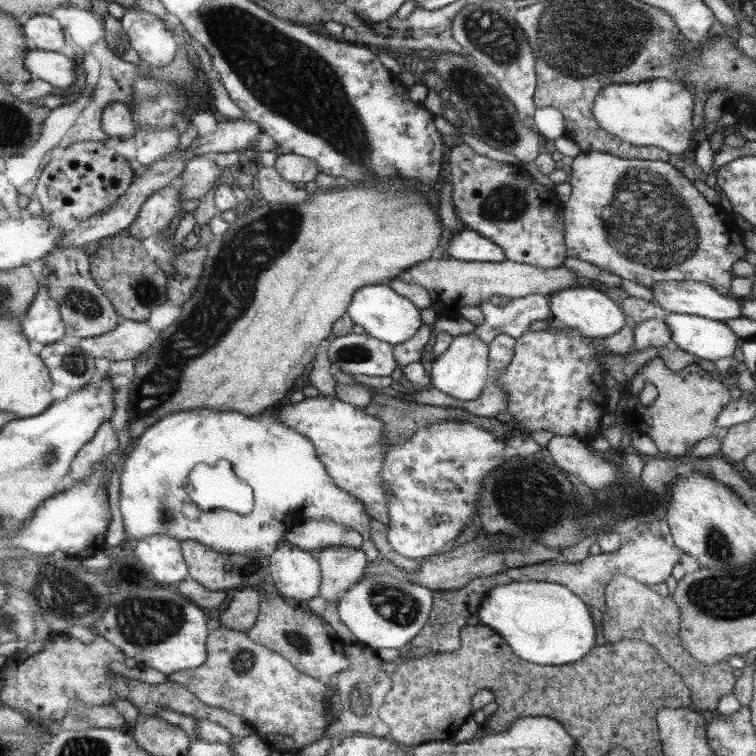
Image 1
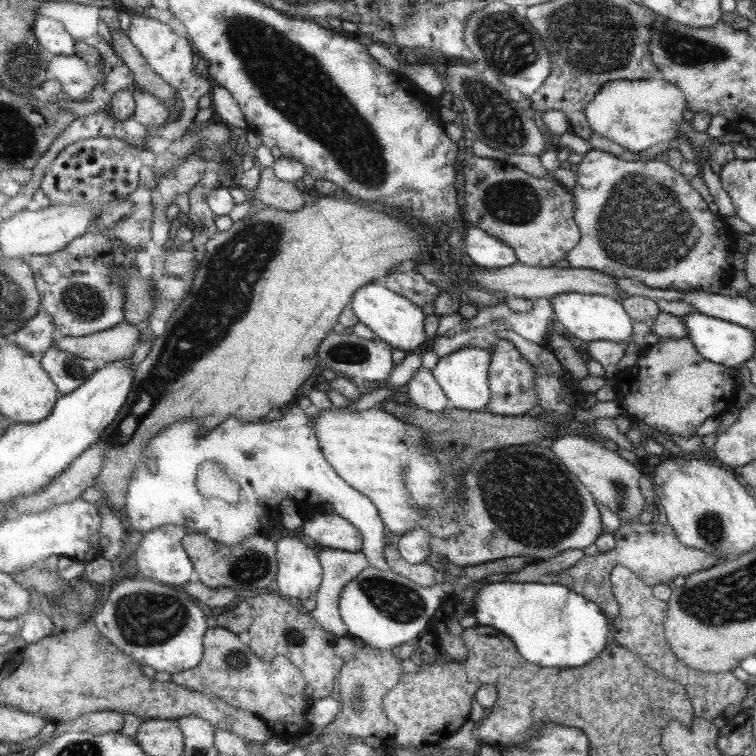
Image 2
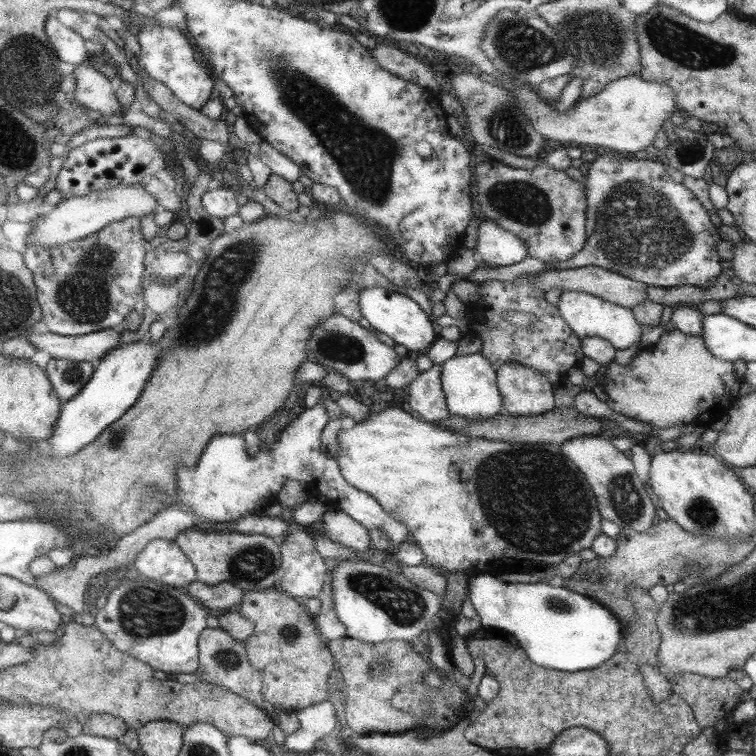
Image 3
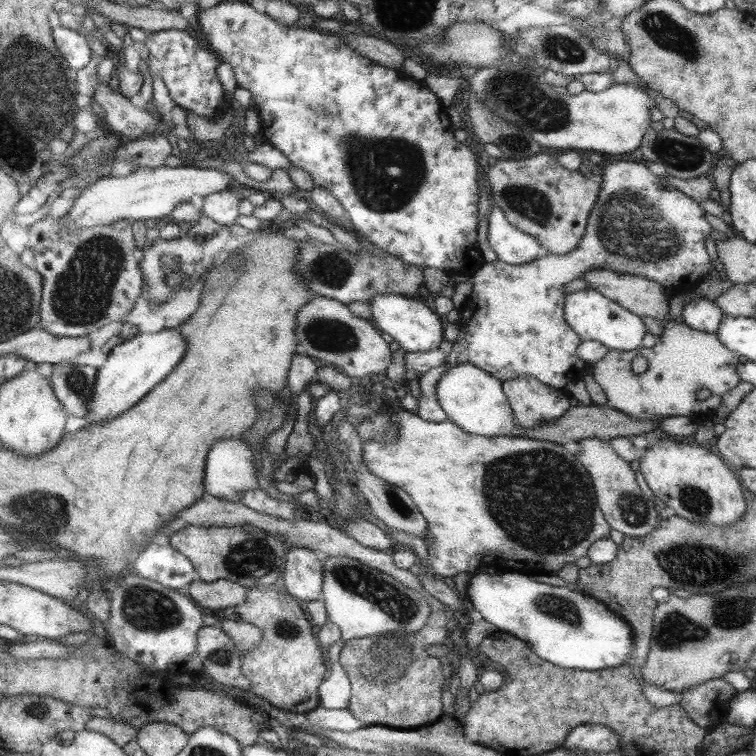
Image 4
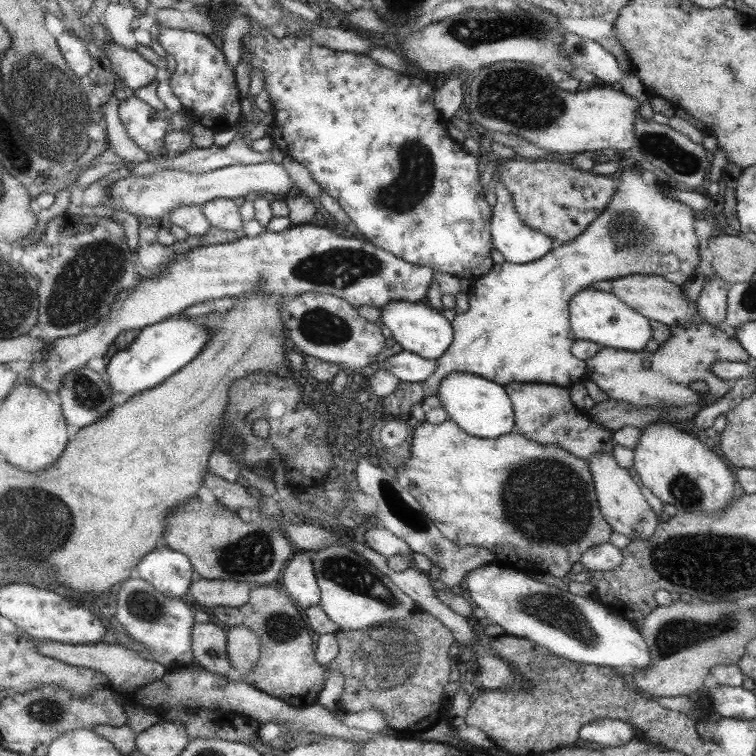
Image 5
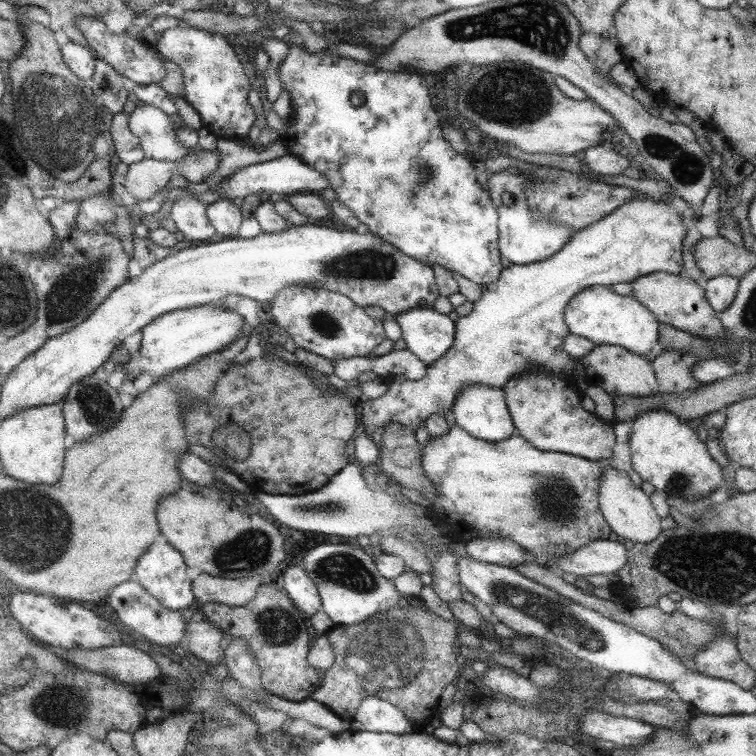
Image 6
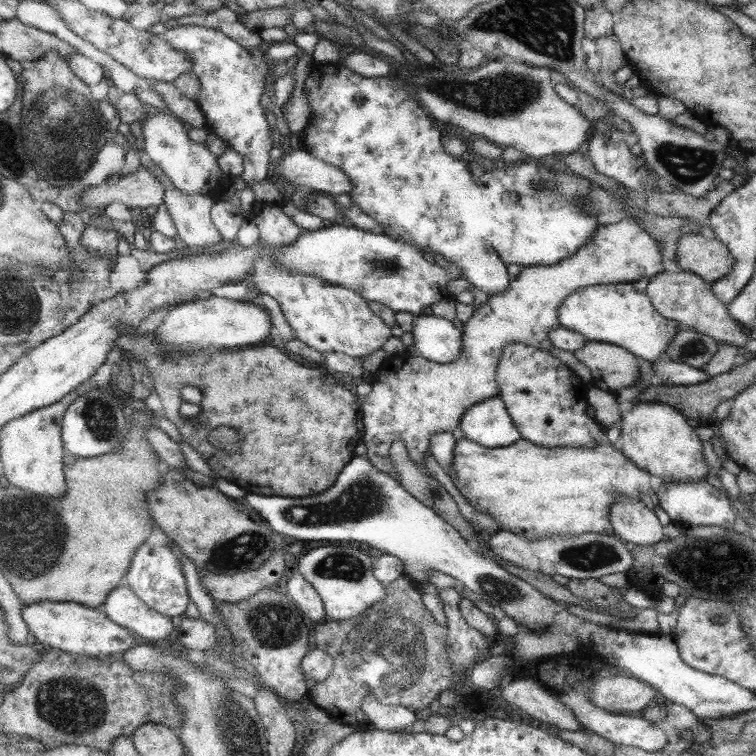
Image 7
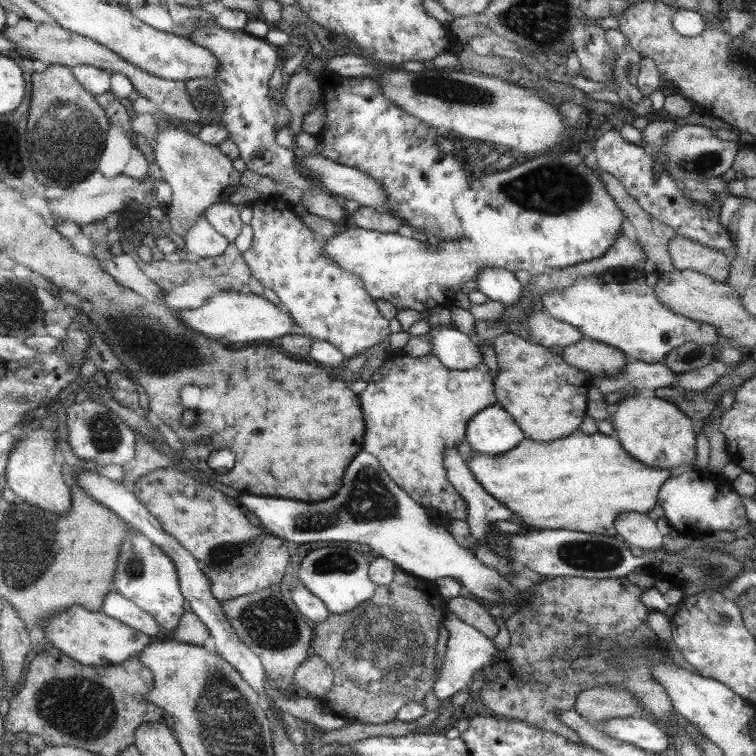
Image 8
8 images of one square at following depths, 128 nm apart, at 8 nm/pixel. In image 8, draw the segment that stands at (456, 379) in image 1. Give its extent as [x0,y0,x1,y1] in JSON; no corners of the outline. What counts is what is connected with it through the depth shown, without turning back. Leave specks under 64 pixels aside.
[465,402,525,455]

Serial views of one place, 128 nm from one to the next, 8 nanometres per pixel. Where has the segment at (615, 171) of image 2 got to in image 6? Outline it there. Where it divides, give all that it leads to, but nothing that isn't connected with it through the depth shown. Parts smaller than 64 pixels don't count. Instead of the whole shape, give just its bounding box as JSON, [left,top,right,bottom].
[359,196,685,438]

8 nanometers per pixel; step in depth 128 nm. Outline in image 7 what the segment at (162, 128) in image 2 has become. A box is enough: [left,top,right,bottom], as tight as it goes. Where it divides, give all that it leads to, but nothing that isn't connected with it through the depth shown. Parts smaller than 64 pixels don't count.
[162,25,272,187]

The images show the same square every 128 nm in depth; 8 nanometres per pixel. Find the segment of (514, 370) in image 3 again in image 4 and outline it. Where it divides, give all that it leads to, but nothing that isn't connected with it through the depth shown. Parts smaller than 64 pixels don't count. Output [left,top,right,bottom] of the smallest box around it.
[502,377,569,428]

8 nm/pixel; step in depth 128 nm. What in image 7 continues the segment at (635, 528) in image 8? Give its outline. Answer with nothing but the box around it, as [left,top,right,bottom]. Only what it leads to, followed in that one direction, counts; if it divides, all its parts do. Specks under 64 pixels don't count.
[610,495,663,546]

